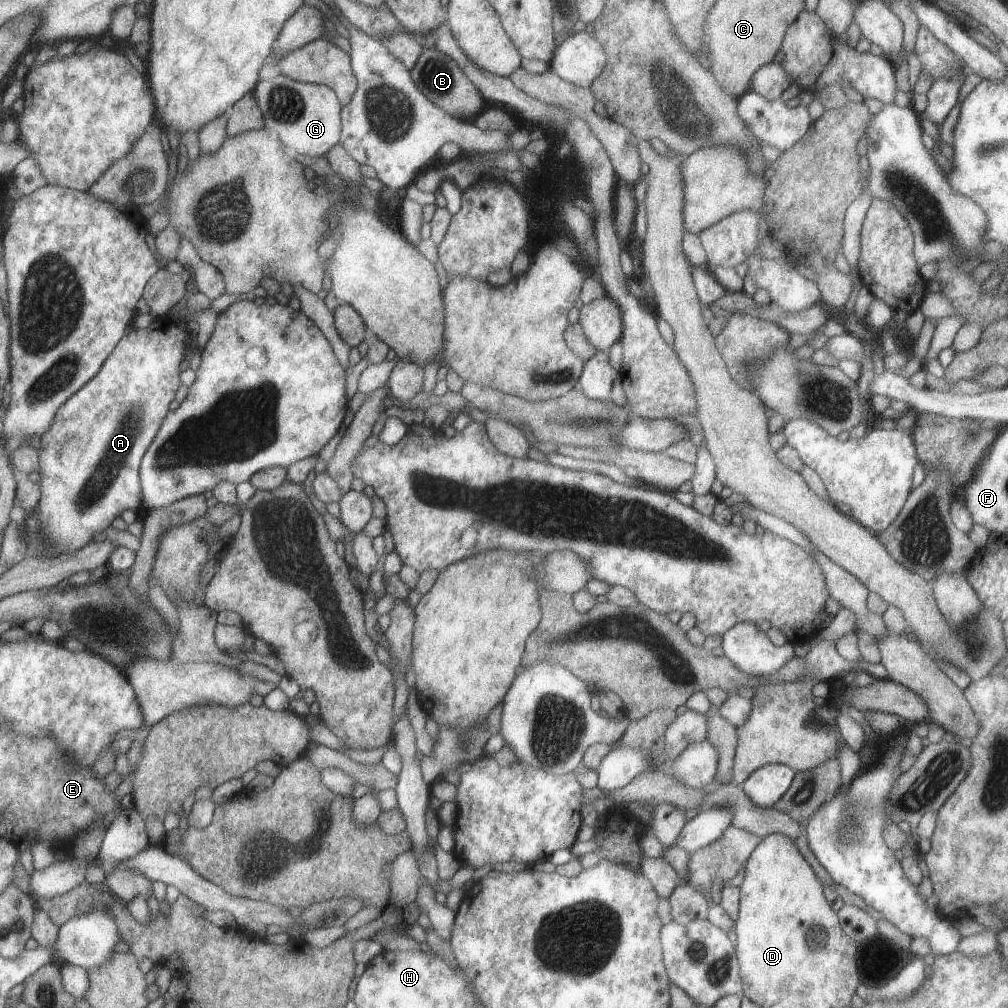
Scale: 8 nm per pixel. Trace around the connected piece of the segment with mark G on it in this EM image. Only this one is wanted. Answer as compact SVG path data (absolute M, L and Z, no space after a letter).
M280 74L271 80L260 81L252 94L261 109L265 129L295 156L319 157L340 141L343 107L337 94L325 85L300 83Z

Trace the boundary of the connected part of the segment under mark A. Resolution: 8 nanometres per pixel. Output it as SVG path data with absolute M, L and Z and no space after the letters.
M170 316L156 317L152 324L146 329L135 329L131 334L126 334L126 336L118 342L114 350L112 350L112 354L108 356L108 359L104 362L98 374L86 385L83 385L78 392L72 394L70 398L59 407L49 430L41 437L42 447L38 451L39 468L37 469L41 477L39 482L41 498L37 505L37 520L41 527L39 538L48 549L55 551L56 555L66 555L81 550L86 544L89 544L93 540L96 534L106 531L109 526L112 525L114 519L122 515L125 510L131 509L137 512L140 505L143 504L143 493L139 474L141 461L148 446L154 441L158 430L161 428L163 419L169 414L169 404L172 400L175 400L178 387L182 385L180 380L180 364L182 364L184 360L185 350L190 347L191 339L192 335L189 330L182 328Z

